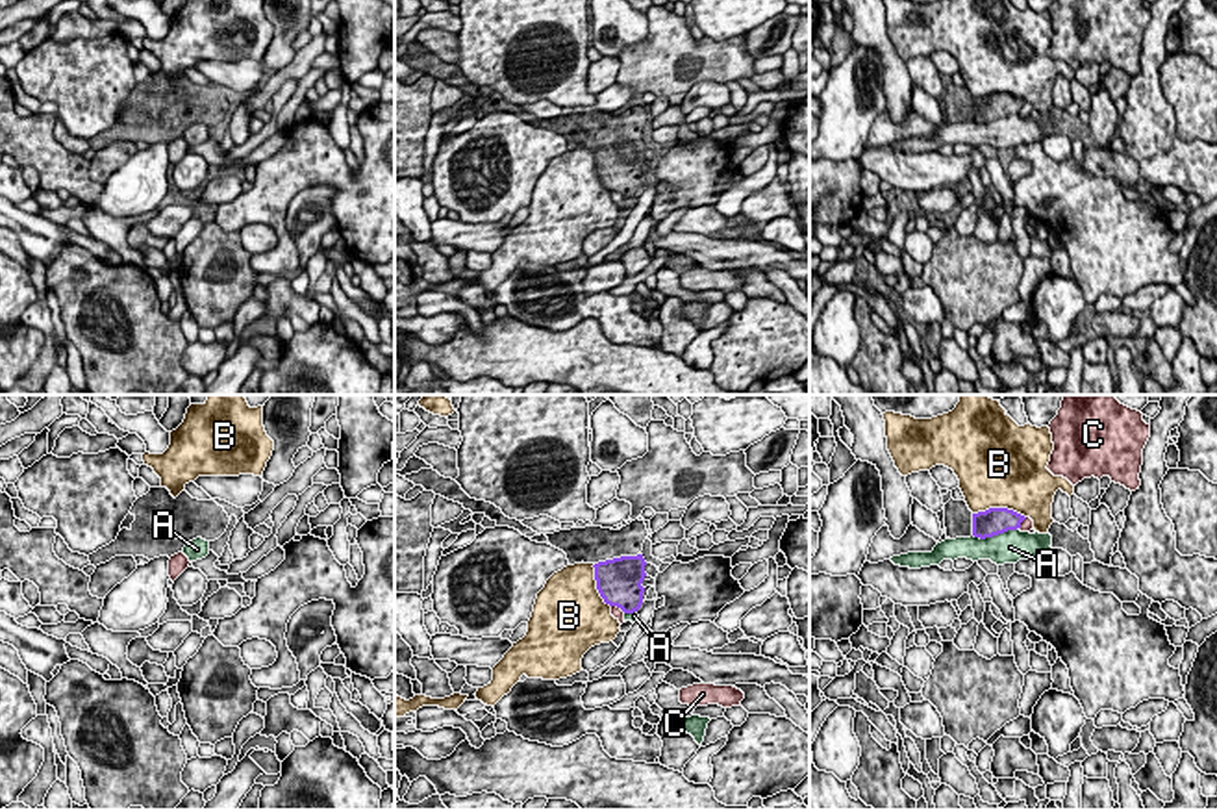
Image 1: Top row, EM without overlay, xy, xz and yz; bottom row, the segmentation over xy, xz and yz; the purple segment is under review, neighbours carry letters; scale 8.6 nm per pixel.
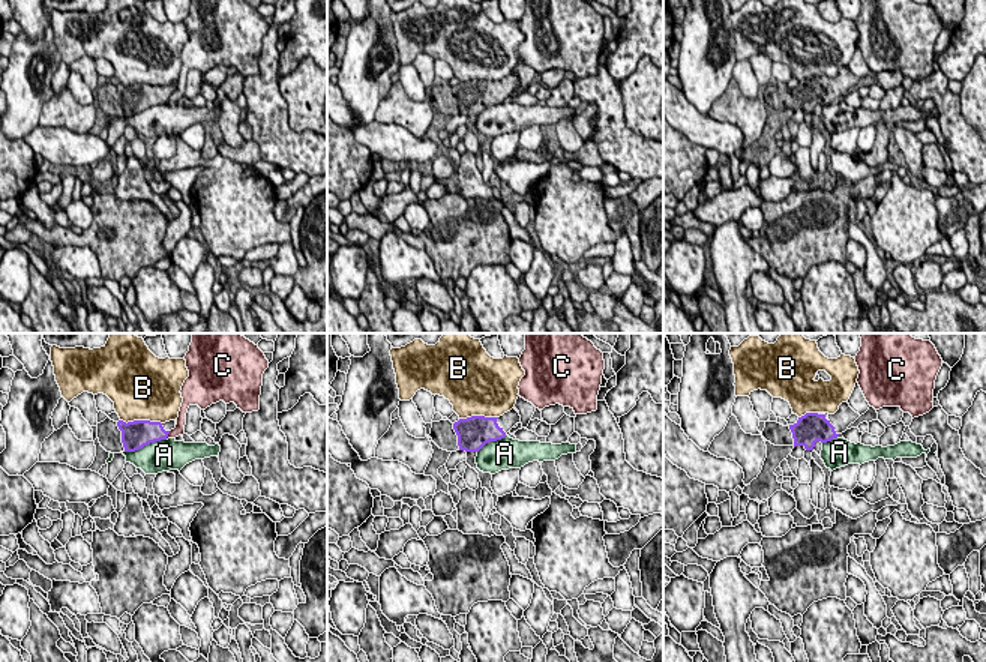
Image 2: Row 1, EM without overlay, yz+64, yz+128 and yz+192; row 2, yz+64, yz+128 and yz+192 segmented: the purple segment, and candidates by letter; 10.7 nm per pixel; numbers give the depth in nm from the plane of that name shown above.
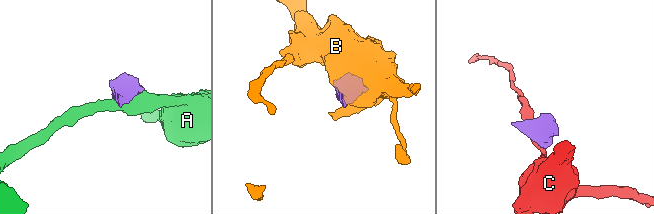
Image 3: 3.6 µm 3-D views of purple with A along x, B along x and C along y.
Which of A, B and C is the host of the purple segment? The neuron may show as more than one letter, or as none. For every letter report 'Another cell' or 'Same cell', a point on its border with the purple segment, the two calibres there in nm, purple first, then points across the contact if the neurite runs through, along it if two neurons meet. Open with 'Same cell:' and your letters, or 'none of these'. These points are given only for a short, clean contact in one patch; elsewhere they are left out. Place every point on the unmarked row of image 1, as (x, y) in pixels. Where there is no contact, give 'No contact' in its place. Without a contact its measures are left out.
Same cell: none of these
A: Another cell. Touches purple at yz (995, 119). Thickness 240 nm (purple) against 280 nm
B: Another cell. Touches purple at yz (999, 93). Thickness 240 nm (purple) against 480 nm
C: Another cell. Touches purple at xz (619, 191). Thickness 380 nm (purple) against 90 nm

